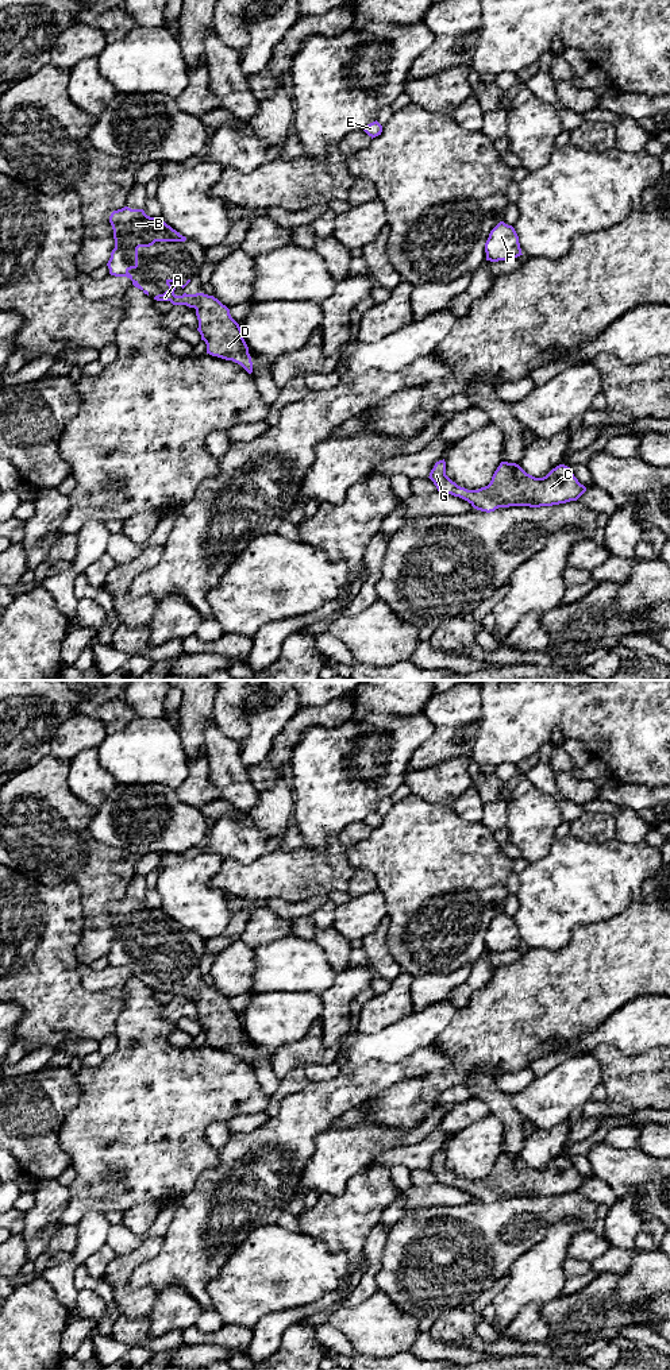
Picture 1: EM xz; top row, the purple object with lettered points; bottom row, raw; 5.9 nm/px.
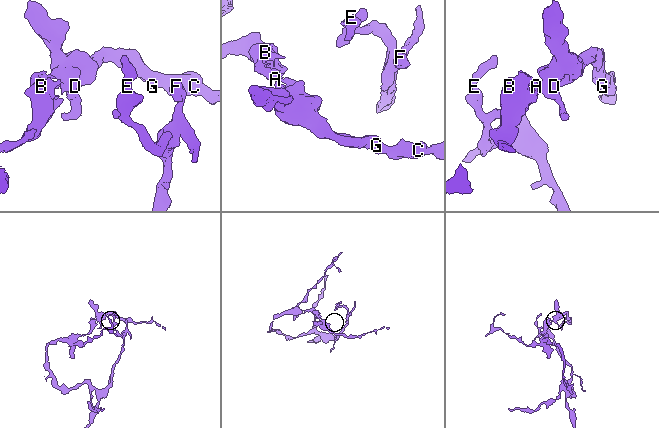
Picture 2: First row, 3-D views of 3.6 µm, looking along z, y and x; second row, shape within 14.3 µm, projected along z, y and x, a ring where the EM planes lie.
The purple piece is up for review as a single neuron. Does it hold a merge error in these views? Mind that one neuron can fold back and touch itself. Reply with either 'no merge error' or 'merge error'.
no merge error

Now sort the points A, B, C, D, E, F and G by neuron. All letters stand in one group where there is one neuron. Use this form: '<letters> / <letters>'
A B C D E F G

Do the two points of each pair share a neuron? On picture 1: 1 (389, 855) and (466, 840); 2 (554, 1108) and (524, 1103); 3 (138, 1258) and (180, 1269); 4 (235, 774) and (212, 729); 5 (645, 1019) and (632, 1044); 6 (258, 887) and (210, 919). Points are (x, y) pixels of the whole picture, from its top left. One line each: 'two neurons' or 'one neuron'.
1: one neuron
2: one neuron
3: two neurons
4: one neuron
5: one neuron
6: two neurons

